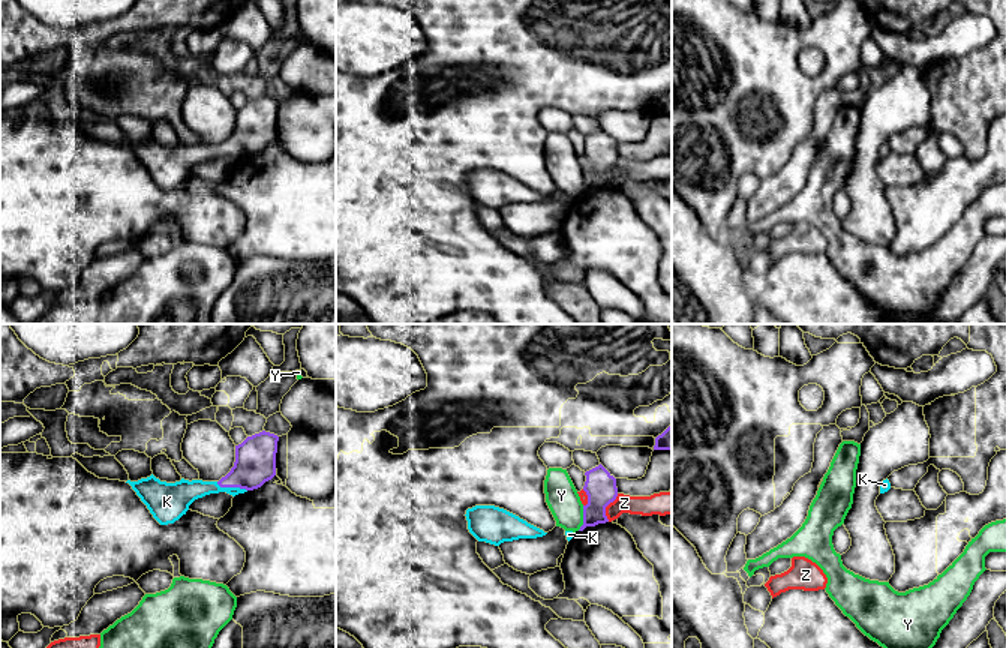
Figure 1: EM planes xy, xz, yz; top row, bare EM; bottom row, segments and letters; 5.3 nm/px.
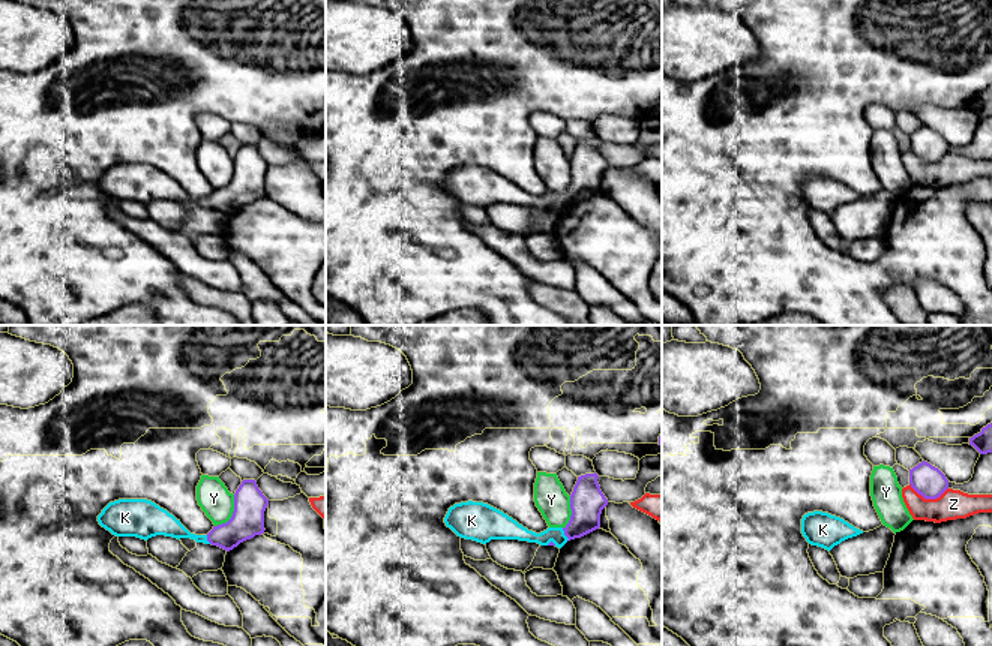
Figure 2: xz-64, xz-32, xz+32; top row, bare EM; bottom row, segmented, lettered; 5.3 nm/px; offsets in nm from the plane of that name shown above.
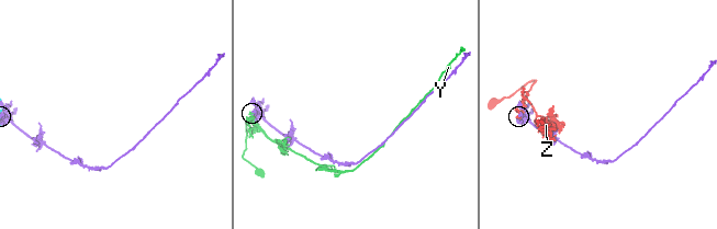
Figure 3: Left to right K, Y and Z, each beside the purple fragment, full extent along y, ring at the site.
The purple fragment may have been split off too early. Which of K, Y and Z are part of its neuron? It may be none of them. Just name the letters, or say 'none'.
K

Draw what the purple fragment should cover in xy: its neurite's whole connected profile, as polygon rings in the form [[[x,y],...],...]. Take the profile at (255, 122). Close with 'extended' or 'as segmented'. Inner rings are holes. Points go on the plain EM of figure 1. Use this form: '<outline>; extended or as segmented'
[[[259,96],[235,110],[235,126],[219,146],[184,144],[166,147],[153,138],[138,146],[127,144],[160,189],[174,188],[189,170],[205,159],[226,156],[232,160],[261,152],[276,140],[279,100]]]; extended

